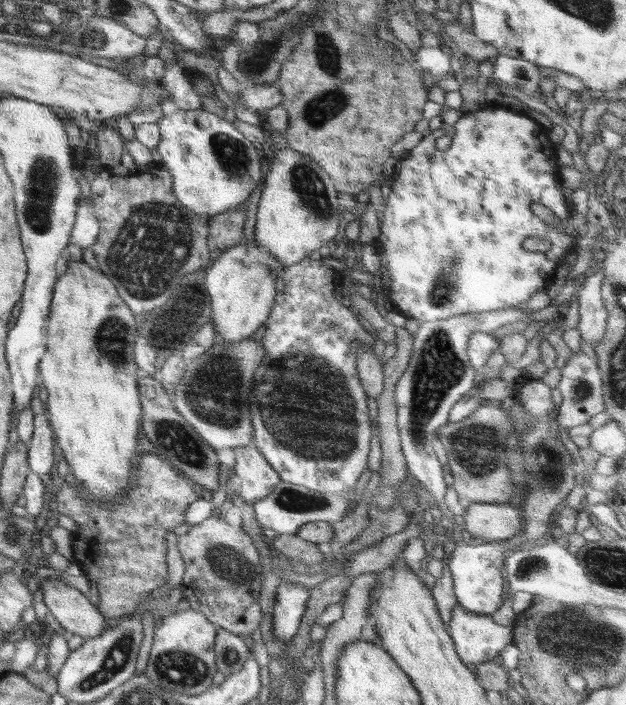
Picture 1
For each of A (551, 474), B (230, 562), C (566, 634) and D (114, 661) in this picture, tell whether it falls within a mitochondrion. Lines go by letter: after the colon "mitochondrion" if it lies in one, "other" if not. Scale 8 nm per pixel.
A: mitochondrion
B: mitochondrion
C: mitochondrion
D: mitochondrion

